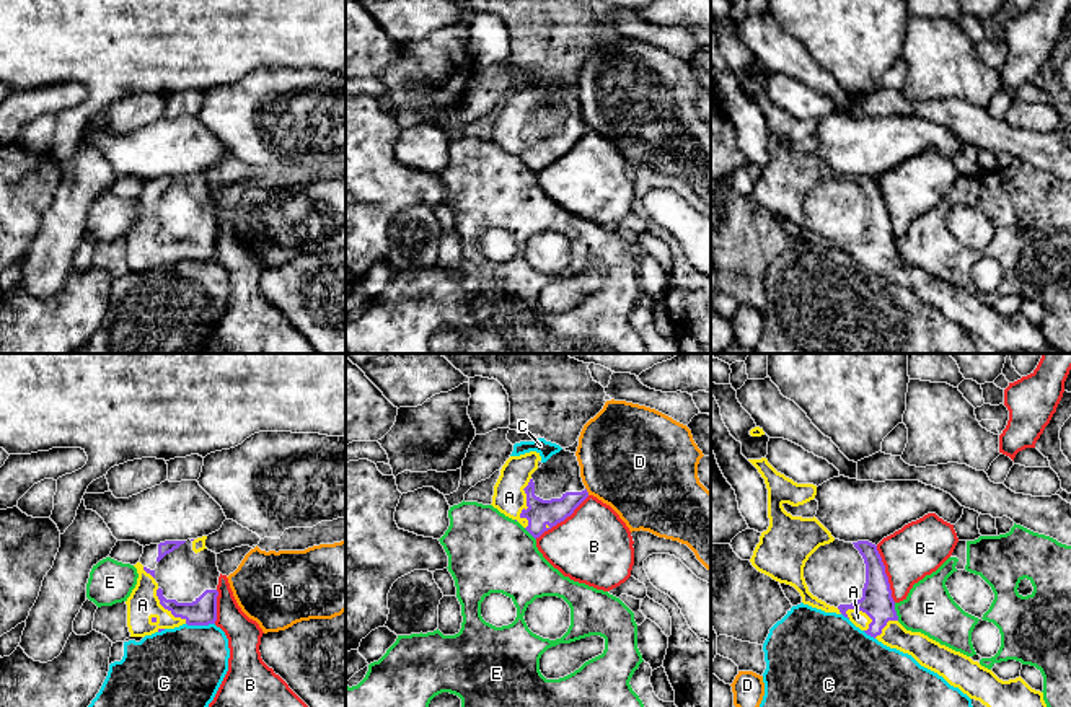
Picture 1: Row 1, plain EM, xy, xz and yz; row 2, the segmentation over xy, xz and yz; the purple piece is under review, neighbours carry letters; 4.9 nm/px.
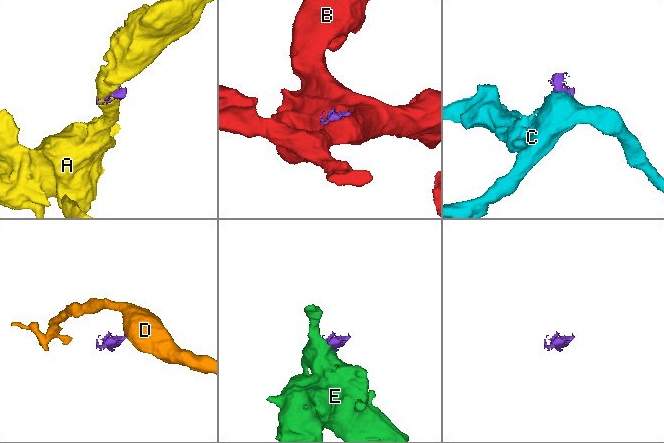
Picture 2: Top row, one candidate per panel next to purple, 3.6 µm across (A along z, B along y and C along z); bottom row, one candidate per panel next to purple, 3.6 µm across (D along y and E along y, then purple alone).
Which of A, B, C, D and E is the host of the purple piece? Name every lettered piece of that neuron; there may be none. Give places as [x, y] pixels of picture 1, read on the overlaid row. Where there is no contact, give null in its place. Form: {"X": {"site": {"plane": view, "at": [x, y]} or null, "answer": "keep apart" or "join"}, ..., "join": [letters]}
{"A": {"site": {"plane": "xz", "at": [527, 504]}, "answer": "join"}, "B": {"site": {"plane": "yz", "at": [885, 574]}, "answer": "keep apart"}, "C": {"site": {"plane": "xy", "at": [201, 624]}, "answer": "keep apart"}, "D": {"site": {"plane": "xz", "at": [586, 491]}, "answer": "keep apart"}, "E": {"site": {"plane": "yz", "at": [895, 611]}, "answer": "keep apart"}, "join": ["A"]}

